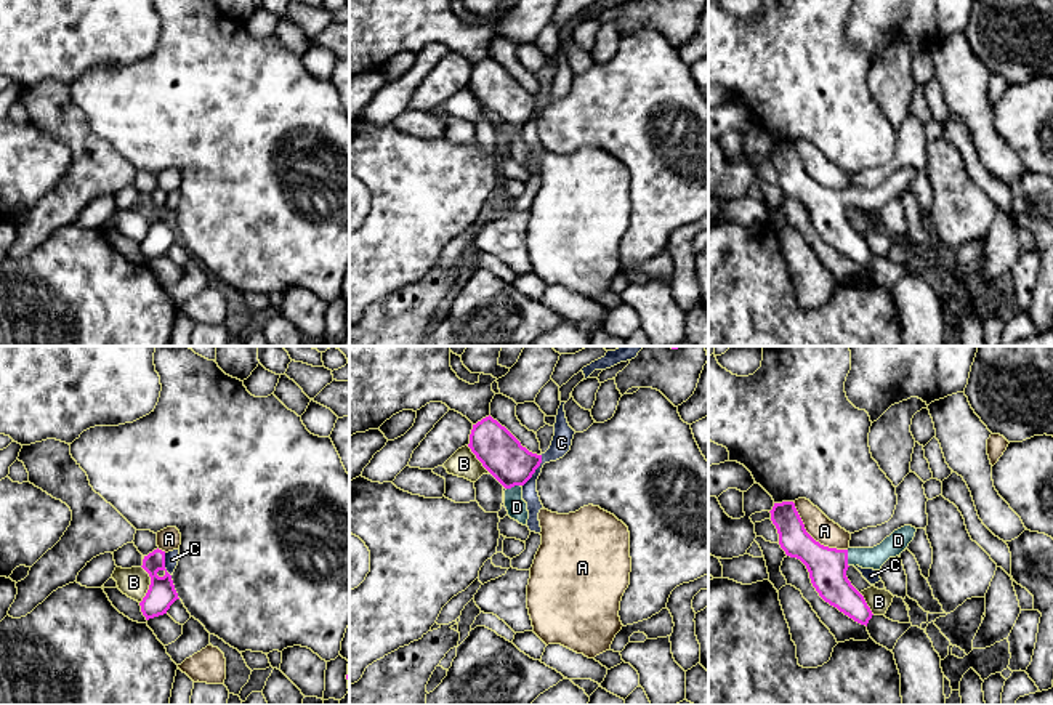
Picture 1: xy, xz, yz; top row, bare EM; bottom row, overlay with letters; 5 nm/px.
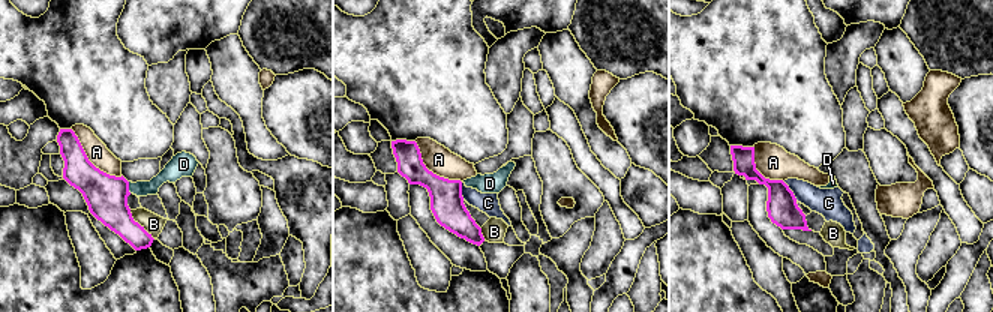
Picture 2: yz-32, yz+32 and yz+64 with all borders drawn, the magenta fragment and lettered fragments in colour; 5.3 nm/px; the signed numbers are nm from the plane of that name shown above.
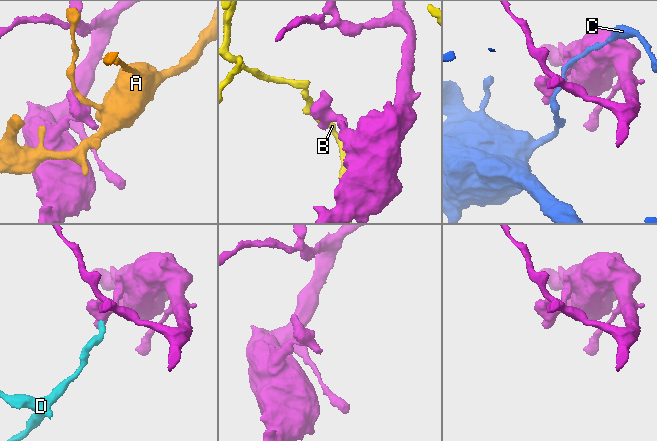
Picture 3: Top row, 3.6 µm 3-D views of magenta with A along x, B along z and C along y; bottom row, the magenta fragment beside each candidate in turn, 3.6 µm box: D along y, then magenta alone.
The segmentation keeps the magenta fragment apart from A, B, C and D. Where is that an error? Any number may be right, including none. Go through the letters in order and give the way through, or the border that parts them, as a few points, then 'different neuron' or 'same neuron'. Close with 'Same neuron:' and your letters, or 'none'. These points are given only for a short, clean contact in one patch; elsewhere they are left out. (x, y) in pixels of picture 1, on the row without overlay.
A: different neuron
B: different neuron
C: different neuron
D: way yz (827, 209), (847, 199), (874, 199); same neuron
Same neuron: D

